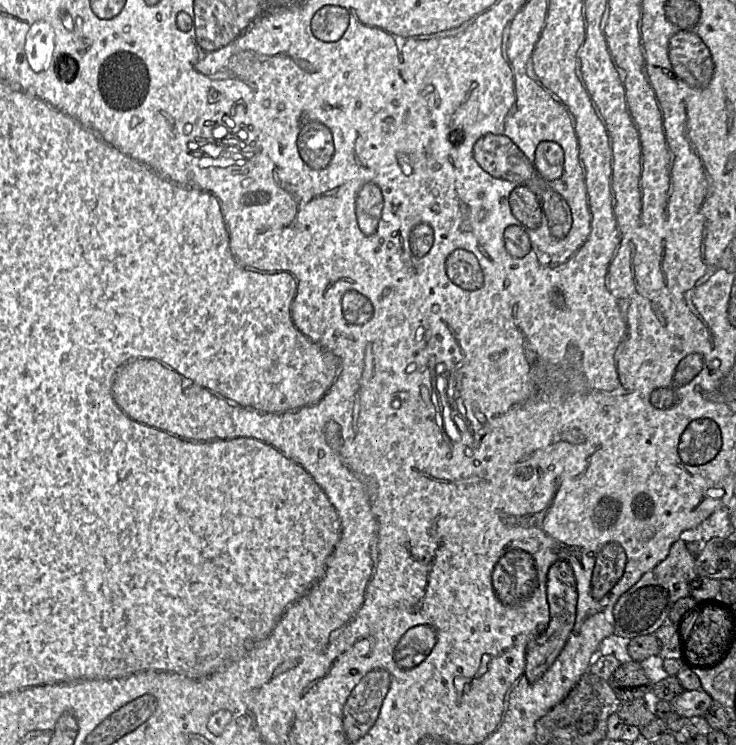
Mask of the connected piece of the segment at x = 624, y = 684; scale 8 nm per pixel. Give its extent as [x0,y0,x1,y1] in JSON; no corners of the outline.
[607,661,654,703]

